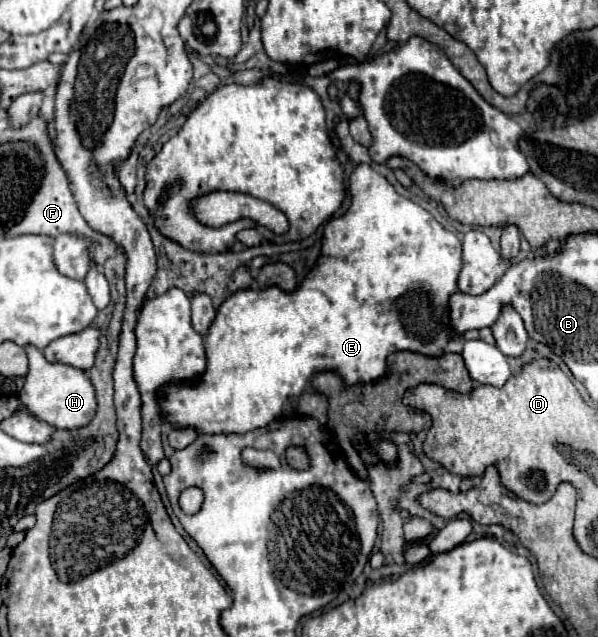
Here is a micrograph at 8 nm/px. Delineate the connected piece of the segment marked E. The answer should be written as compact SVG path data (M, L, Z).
M358 164L356 170L350 176L350 194L352 194L352 204L348 212L342 218L332 218L326 228L324 228L324 238L322 238L322 256L316 264L316 268L306 276L306 280L296 288L296 294L284 294L282 290L240 290L224 300L224 304L218 308L214 322L208 328L208 334L204 337L204 347L206 355L206 370L202 376L198 376L194 382L192 380L174 380L168 382L158 390L158 410L162 422L168 422L170 426L176 424L176 428L192 428L200 434L246 434L256 428L264 428L270 424L274 418L280 416L286 398L298 398L304 392L306 382L310 376L318 370L334 370L338 372L344 382L348 384L366 384L374 382L384 376L386 372L386 356L396 352L396 350L412 350L420 352L426 356L440 356L442 348L446 342L452 338L452 330L448 326L448 298L452 292L456 292L456 278L462 268L462 242L454 232L448 232L430 212L426 212L422 206L412 202L410 198L400 196L392 184L374 172L368 164Z

